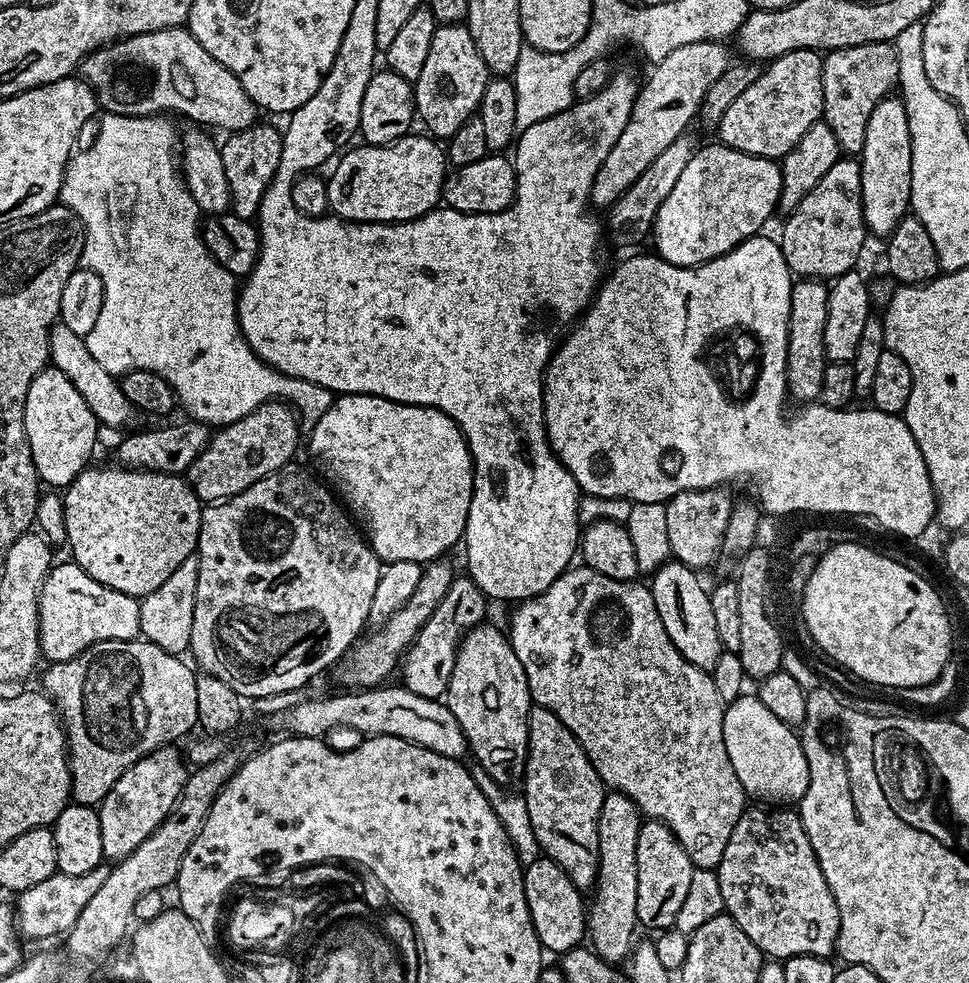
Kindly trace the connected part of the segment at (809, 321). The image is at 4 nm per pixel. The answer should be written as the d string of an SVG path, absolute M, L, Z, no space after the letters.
M800 278L793 283L788 315L788 374L786 388L800 402L812 402L821 395L824 386L826 353L824 327L828 309L829 285L820 278Z

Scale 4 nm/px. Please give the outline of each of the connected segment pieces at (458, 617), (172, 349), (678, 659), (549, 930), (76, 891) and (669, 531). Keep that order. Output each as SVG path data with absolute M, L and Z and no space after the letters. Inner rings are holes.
M470 578L453 579L452 586L441 604L434 610L433 616L426 621L420 633L416 635L415 643L411 645L406 656L408 673L402 680L403 687L410 689L422 698L440 700L450 686L450 674L454 670L456 649L464 634L471 628L485 623L484 611L490 607L484 591Z
M104 114L99 117L100 129L96 132L96 137L92 140L89 148L81 147L79 151L73 155L68 162L68 169L64 171L64 181L60 187L59 203L65 208L72 211L73 217L77 221L84 223L84 232L88 235L88 241L84 244L84 249L80 252L80 264L88 268L97 275L100 283L104 287L104 300L101 302L101 313L98 314L98 320L94 323L94 328L90 330L86 337L86 343L90 354L94 354L94 358L98 358L98 362L102 362L102 366L106 372L113 374L127 374L132 369L140 369L142 371L156 372L165 382L169 384L172 391L175 392L175 399L180 404L184 403L186 407L192 411L191 419L196 422L203 422L205 425L223 426L233 424L235 420L241 420L246 414L250 414L262 404L269 402L291 402L298 409L301 417L309 416L309 421L315 422L319 420L320 415L327 410L329 404L333 403L333 393L327 388L319 388L316 384L311 384L309 380L294 380L290 376L284 376L275 368L271 368L264 361L259 360L254 354L254 350L248 345L242 331L242 320L238 315L238 288L236 292L237 277L230 274L230 270L226 270L219 264L210 254L210 250L204 244L202 235L202 213L200 208L194 202L194 198L190 194L190 190L185 186L182 179L181 169L178 167L178 132L176 136L176 128L168 121L168 118L129 118L127 116L114 116ZM133 184L136 187L136 209L130 212L136 224L130 228L130 235L133 236L132 252L136 256L140 256L140 264L127 264L124 256L120 253L120 248L114 241L108 237L108 231L112 228L112 220L108 217L108 208L104 203L108 200L111 192L116 192L119 188L128 188Z
M587 566L576 567L568 567L540 596L533 596L531 600L517 603L516 613L512 616L512 625L506 628L508 641L512 643L514 654L522 666L525 678L528 679L532 699L539 707L552 711L572 731L605 786L613 792L626 794L626 798L634 801L640 813L647 819L660 820L666 826L670 826L678 842L682 842L682 850L686 850L686 854L697 869L715 870L722 862L726 842L730 842L730 834L734 834L734 826L746 807L744 787L742 782L738 782L738 774L734 774L734 766L730 766L730 754L726 754L726 742L722 738L725 701L720 699L718 690L714 690L711 675L705 669L686 662L686 658L682 658L680 651L670 642L662 626L662 618L654 606L651 587L647 583L610 578Z
M547 858L535 860L524 868L524 889L526 906L530 910L541 949L545 953L563 954L581 947L586 936L586 900L580 897L583 896L581 889L570 882L566 870Z
M102 862L94 870L86 874L62 874L56 871L46 882L38 882L38 886L30 886L15 897L16 926L25 941L48 940L51 936L63 937L78 922L78 914L86 907L86 902L94 898L102 882L106 882L109 865Z
M689 490L680 492L677 496L664 504L666 510L666 534L670 538L672 556L681 560L688 568L703 570L708 568L716 560L716 555L720 552L720 543L724 540L724 535L729 535L732 522L734 504L728 501L728 496L724 490Z

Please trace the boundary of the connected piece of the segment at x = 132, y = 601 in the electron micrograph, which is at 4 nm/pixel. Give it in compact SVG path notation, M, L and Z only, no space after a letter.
M74 562L57 563L44 579L42 589L42 648L45 653L56 652L57 661L74 658L90 645L100 640L134 640L141 635L139 626L140 600L130 594L122 594L113 588L102 586L86 570Z

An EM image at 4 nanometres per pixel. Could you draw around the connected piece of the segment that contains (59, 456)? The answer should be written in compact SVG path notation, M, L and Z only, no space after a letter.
M45 370L32 379L24 399L24 433L37 477L45 485L63 489L84 471L89 463L88 455L96 444L96 428L96 415L61 372Z

